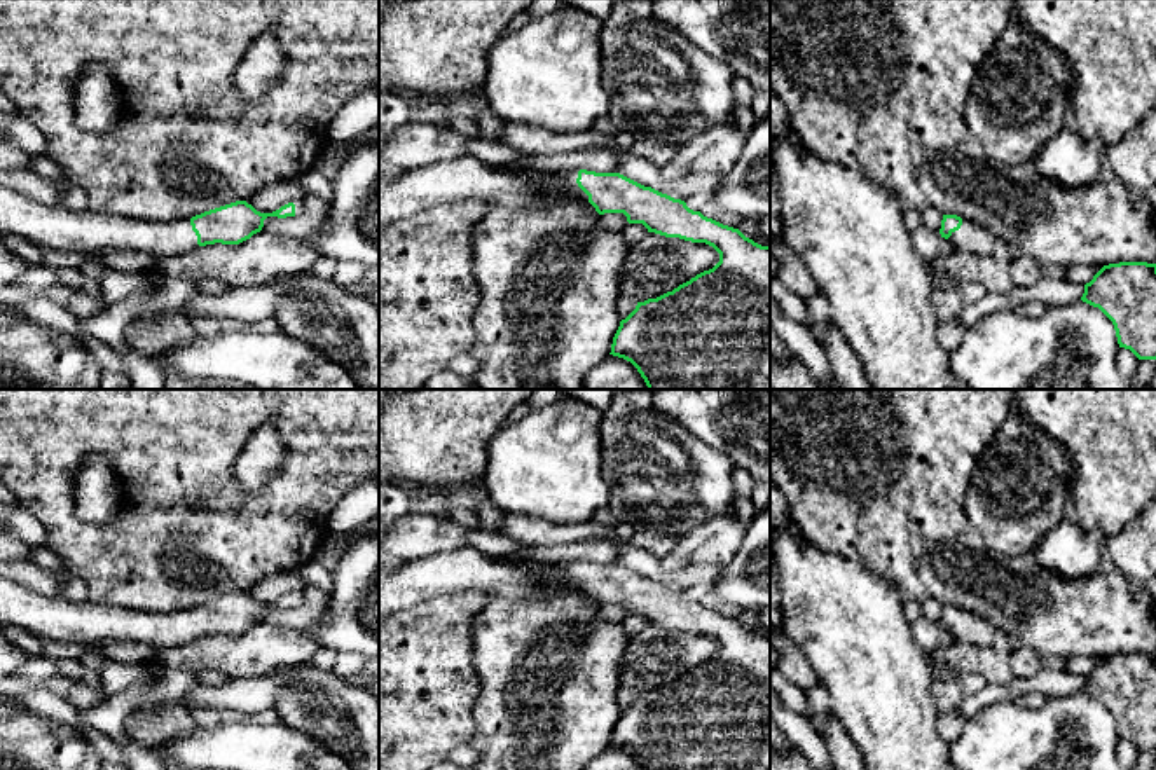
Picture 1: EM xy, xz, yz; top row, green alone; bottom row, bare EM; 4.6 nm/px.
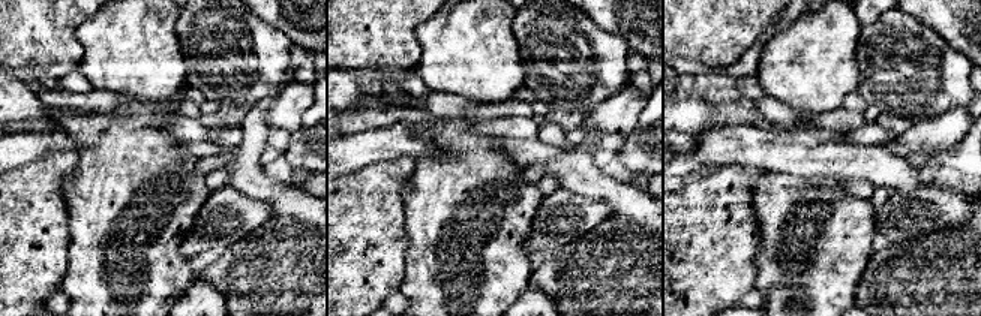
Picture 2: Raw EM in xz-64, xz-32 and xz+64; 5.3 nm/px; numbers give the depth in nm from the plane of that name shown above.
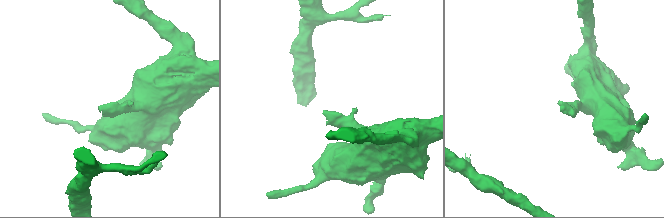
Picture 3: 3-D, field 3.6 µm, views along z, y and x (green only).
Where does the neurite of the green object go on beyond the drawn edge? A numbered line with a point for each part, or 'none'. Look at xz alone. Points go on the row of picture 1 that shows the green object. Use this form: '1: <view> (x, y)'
1: xz (451, 180)

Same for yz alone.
1: yz (973, 238)

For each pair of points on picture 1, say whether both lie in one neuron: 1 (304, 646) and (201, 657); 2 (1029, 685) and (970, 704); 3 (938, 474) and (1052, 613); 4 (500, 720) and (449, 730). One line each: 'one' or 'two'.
1: one
2: one
3: one
4: two

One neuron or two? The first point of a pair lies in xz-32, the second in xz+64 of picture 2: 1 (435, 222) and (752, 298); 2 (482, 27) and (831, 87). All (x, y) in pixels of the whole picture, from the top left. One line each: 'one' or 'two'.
1: two
2: one

